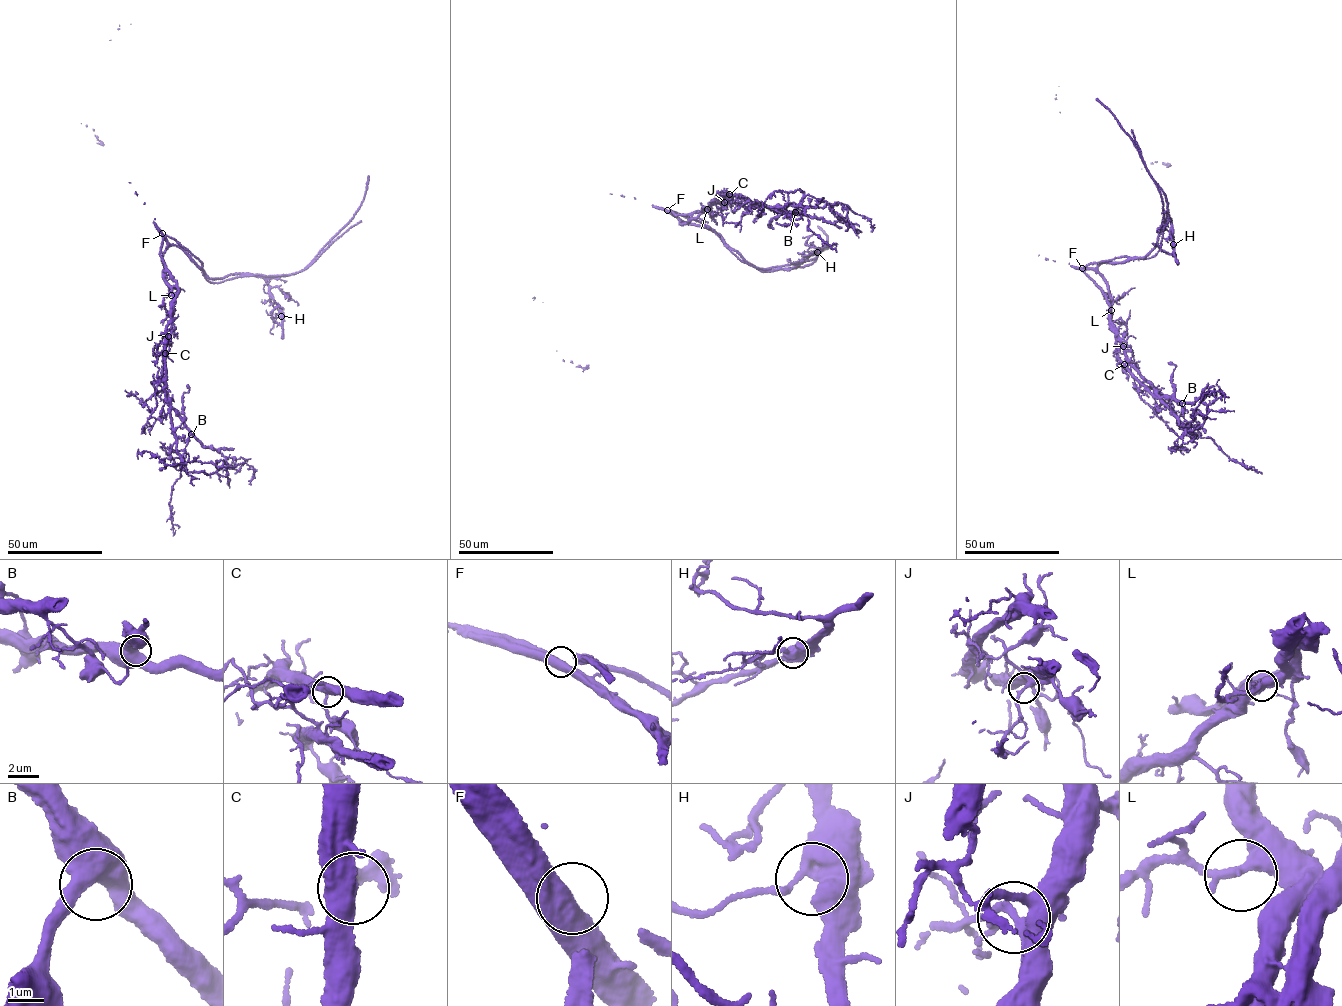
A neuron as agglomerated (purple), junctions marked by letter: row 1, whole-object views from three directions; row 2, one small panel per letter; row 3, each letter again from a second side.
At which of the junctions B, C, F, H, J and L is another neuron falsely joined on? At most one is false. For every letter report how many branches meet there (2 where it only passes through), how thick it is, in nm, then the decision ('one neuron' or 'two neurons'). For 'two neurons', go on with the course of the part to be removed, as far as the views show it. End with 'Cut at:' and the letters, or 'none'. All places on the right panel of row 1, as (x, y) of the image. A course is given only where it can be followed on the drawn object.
B: 2 | 600 nm | one neuron
C: 3 | 440 nm | one neuron
F: 2 | 550 nm | two neurons | (1082, 268), (1106, 296), (1116, 353), (1132, 376), (1157, 397), (1194, 403), (1204, 396), (1210, 410), (1234, 411)
H: 2 | 550 nm | one neuron
J: 2 | 320 nm | one neuron
L: 2 | 360 nm | one neuron
Cut at: F

